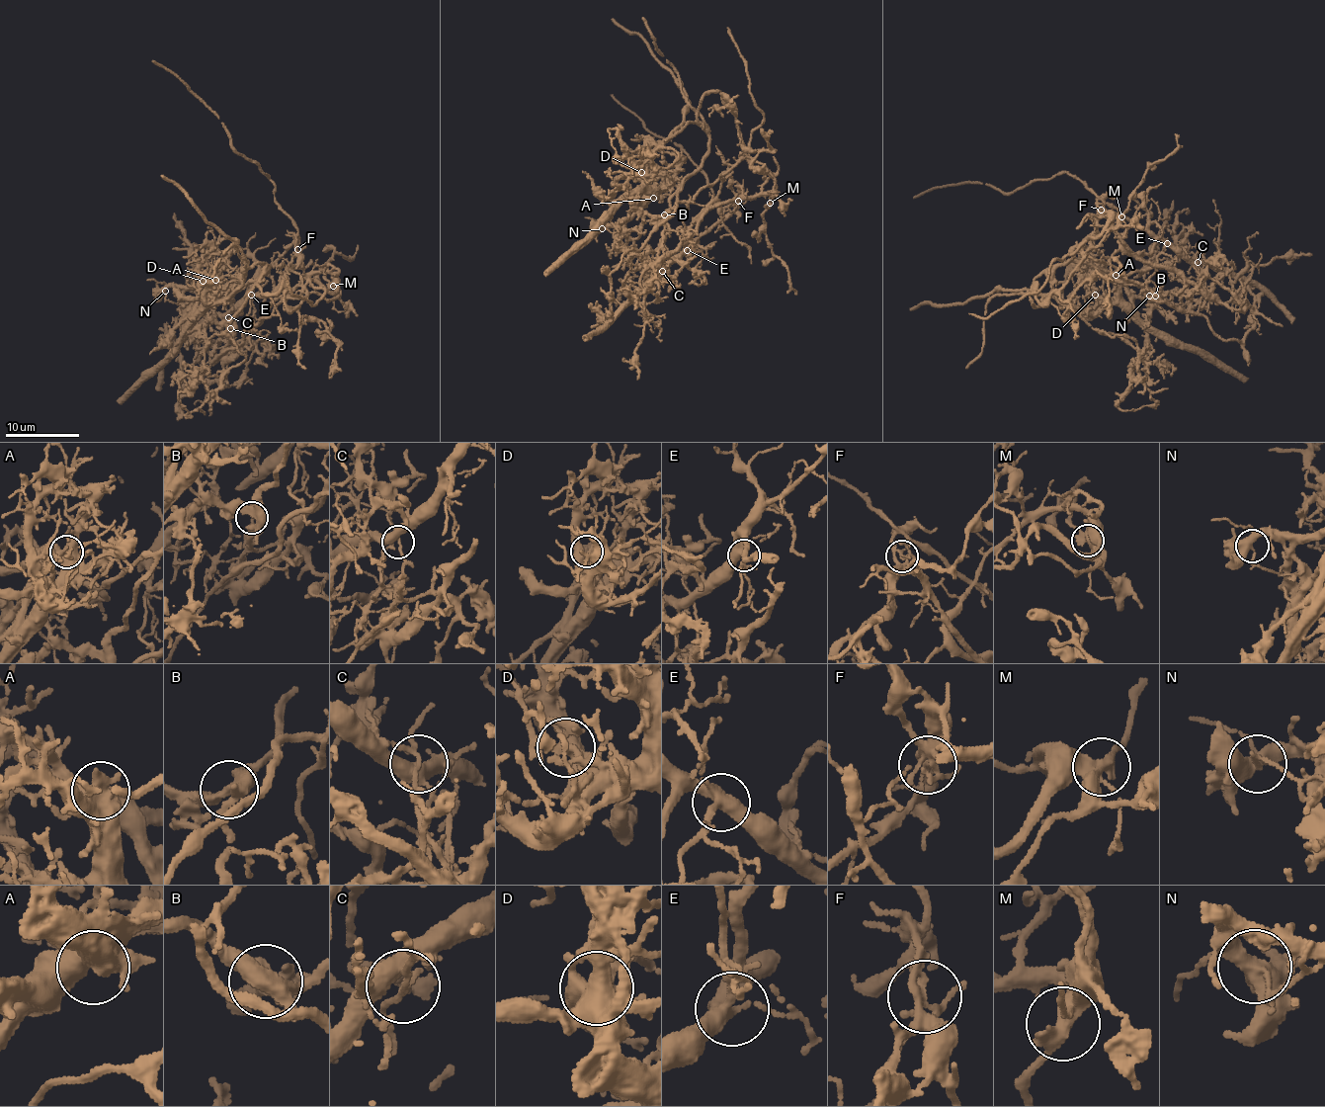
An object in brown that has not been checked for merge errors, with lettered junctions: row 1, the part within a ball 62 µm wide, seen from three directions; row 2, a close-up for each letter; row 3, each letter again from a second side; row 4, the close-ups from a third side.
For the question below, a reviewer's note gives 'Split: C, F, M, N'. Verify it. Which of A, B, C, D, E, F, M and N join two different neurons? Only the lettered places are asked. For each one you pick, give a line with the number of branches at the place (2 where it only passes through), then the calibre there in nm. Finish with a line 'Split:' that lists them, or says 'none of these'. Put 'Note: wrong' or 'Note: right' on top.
Note: right
C: Branches: 3. Thickness 110 nm
F: Branches: 6. Thickness 220 nm
M: Branches: 4. Thickness 400 nm
N: Branches: 5. Thickness 440 nm
Split: C, F, M, N

